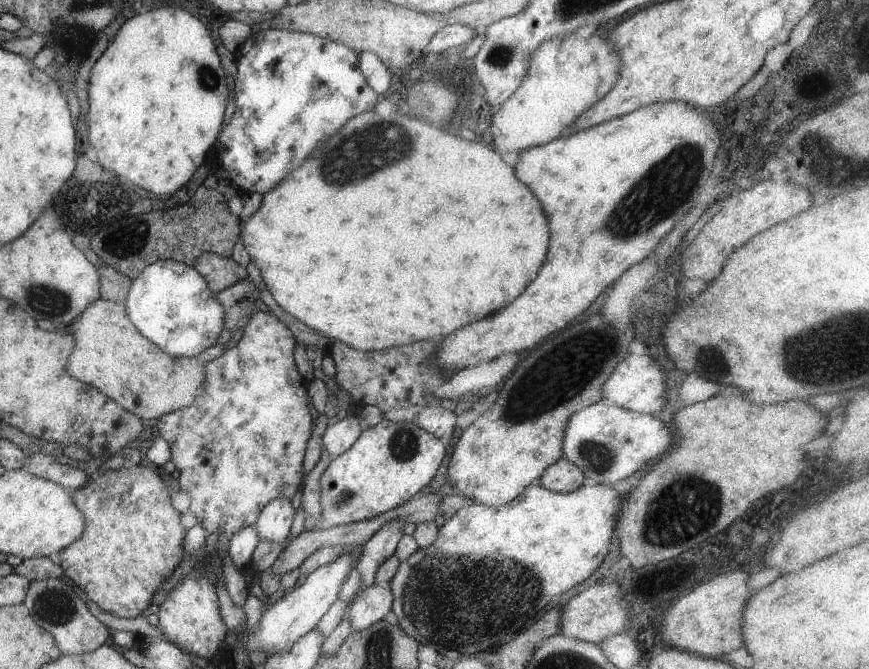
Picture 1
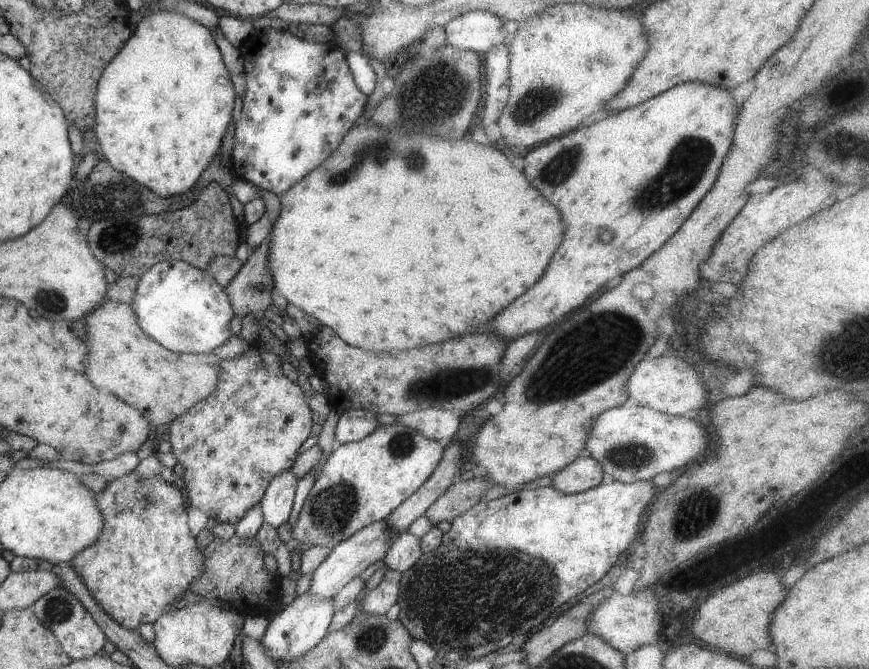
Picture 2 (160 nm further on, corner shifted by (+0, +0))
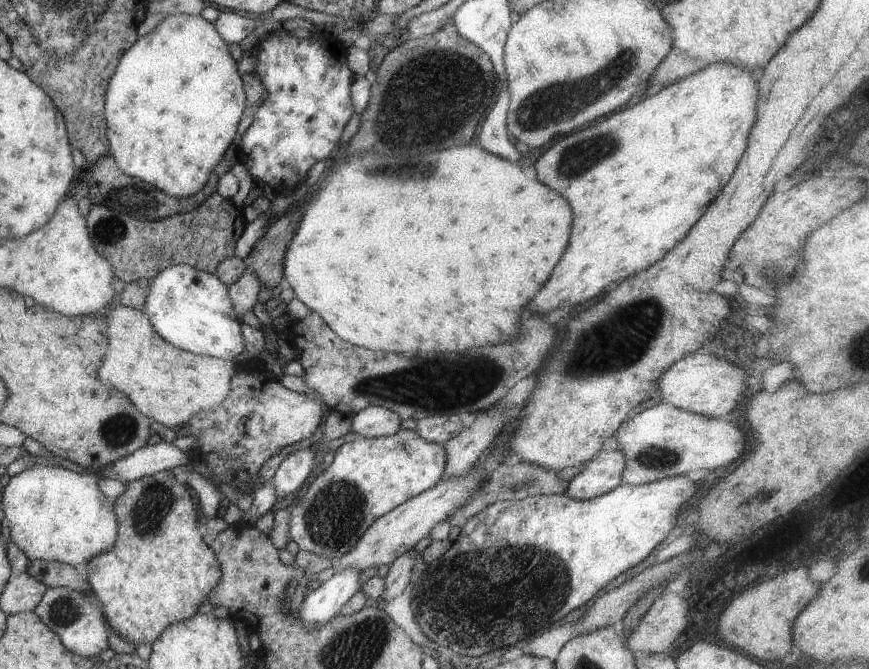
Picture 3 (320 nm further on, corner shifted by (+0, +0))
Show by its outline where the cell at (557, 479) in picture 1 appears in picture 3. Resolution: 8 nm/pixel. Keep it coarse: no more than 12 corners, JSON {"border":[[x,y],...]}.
{"border":[[599,451],[564,493],[595,499],[622,482],[624,456]]}

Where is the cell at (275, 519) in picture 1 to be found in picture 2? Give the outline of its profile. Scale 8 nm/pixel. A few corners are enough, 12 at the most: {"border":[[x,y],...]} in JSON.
{"border":[[287,469],[268,482],[262,522],[287,521],[298,478]]}

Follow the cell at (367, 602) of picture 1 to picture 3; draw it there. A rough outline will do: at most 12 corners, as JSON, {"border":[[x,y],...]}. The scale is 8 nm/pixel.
{"border":[[405,551],[389,565],[380,597],[399,596],[409,584],[415,555]]}

